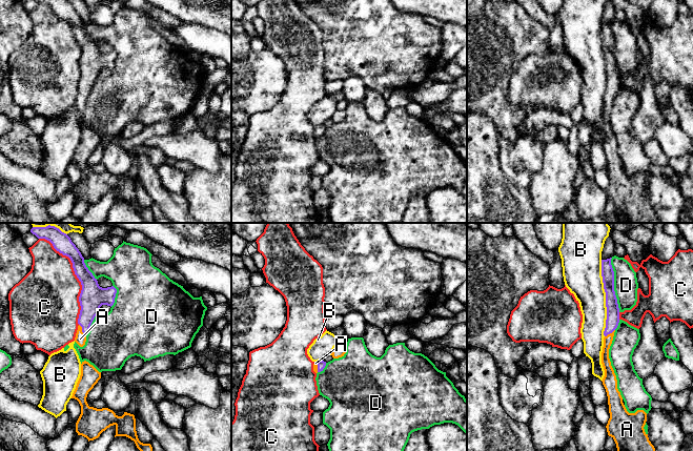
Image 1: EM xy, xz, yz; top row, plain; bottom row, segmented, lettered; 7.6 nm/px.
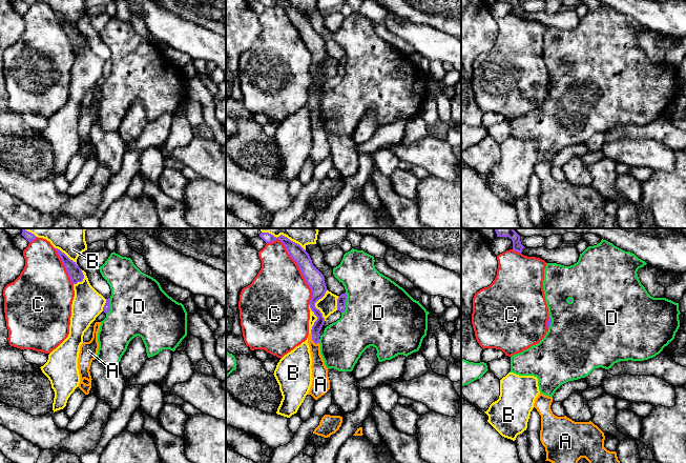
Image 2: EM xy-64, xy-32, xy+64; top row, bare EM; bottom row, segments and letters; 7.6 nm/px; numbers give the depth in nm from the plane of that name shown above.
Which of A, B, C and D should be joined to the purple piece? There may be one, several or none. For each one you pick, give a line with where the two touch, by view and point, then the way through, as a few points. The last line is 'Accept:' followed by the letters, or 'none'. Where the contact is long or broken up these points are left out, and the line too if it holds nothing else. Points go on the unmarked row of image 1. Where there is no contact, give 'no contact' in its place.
A: meets purple in xy at (82, 95); runs through xy (90, 63), (89, 74), (82, 95), (80, 103)
Accept: A

